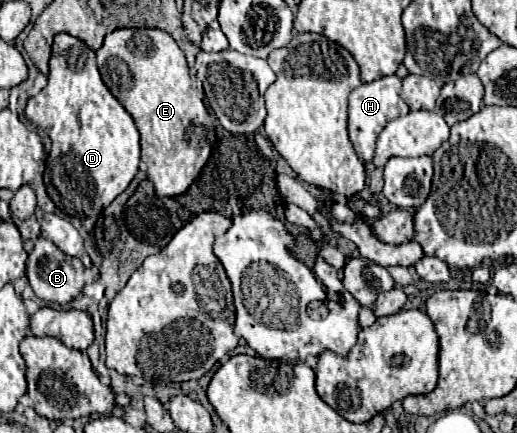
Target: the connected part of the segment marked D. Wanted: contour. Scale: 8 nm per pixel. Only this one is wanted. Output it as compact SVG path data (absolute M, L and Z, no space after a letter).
M66 33L54 37L48 85L40 95L28 99L24 115L28 121L44 129L52 141L48 169L52 171L54 185L48 183L48 191L66 215L78 215L78 205L84 215L98 217L138 173L139 131L134 119L104 85L96 67L96 55L84 41Z

